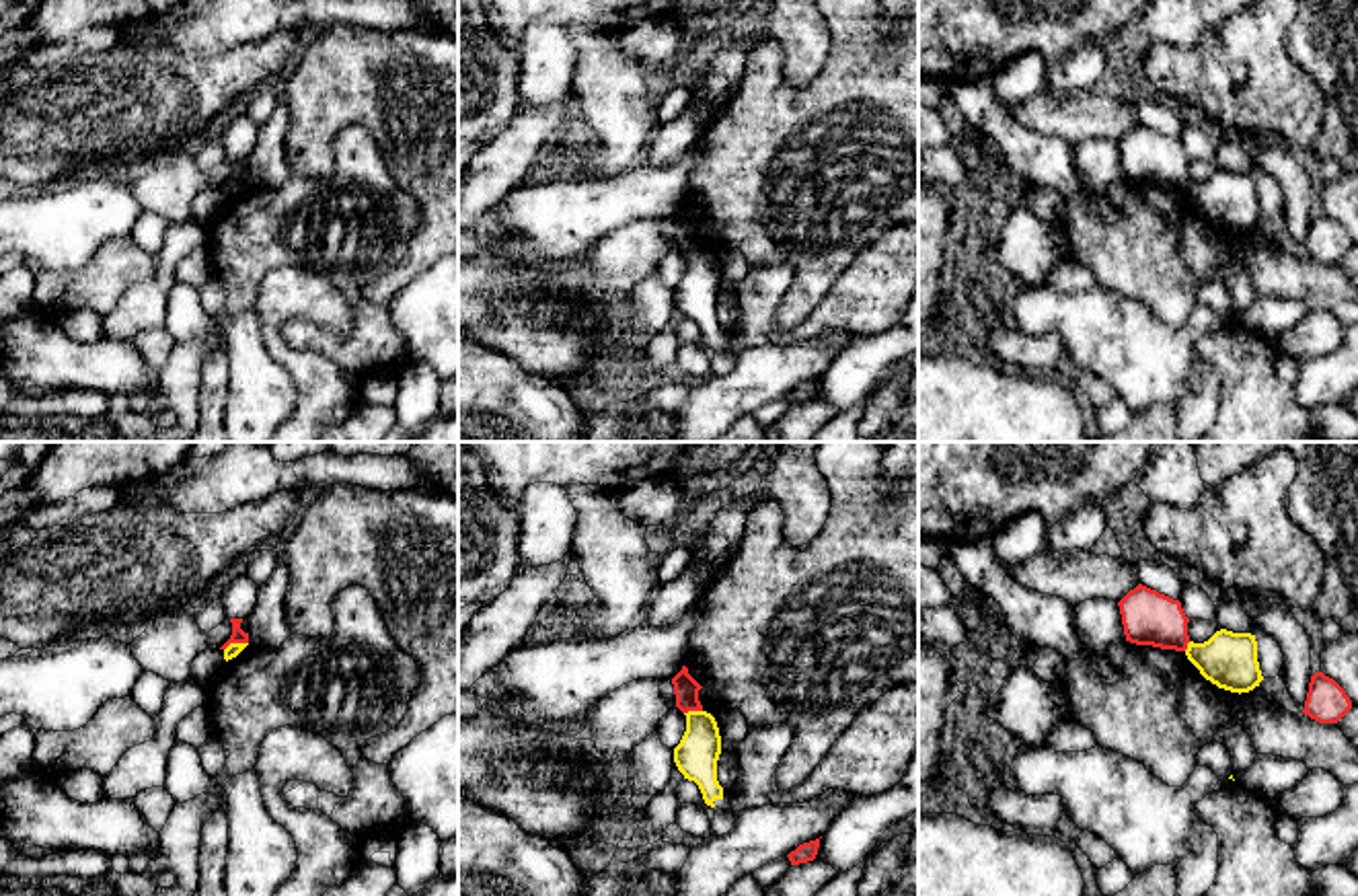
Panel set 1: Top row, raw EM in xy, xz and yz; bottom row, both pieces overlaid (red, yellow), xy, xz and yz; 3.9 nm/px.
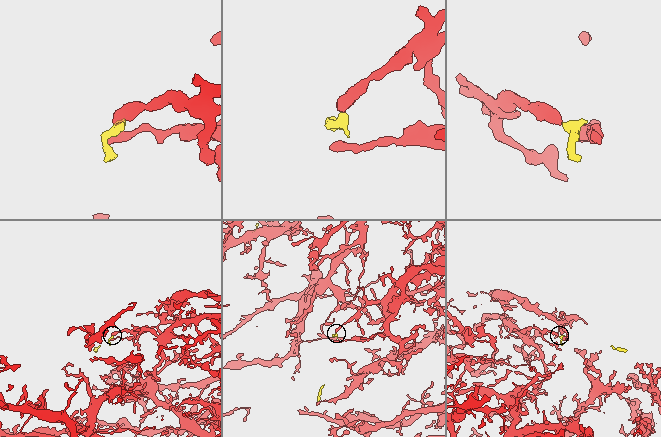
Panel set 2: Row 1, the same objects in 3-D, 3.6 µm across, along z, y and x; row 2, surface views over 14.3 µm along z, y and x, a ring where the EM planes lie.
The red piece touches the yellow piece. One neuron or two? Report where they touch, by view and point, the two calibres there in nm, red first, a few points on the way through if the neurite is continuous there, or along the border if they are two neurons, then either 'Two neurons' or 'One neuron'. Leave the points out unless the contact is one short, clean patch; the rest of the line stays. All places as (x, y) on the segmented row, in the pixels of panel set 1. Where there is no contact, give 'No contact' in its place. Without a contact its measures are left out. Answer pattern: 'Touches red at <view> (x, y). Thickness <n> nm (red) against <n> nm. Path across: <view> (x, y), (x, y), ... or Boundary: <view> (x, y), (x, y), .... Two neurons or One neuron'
Touches red at xy (235, 642). Thickness 60 nm (red) against 60 nm. Boundary: xy (247, 642), (233, 642), (224, 650). Two neurons

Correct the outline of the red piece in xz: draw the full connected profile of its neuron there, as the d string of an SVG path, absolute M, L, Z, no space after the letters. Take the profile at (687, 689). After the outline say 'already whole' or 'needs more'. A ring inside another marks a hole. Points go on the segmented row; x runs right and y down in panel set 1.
M682 666L682 670L672 678L672 684L676 695L676 707L682 713L703 711L703 705L699 701L699 690L703 686L688 674L686 666Z; already whole

